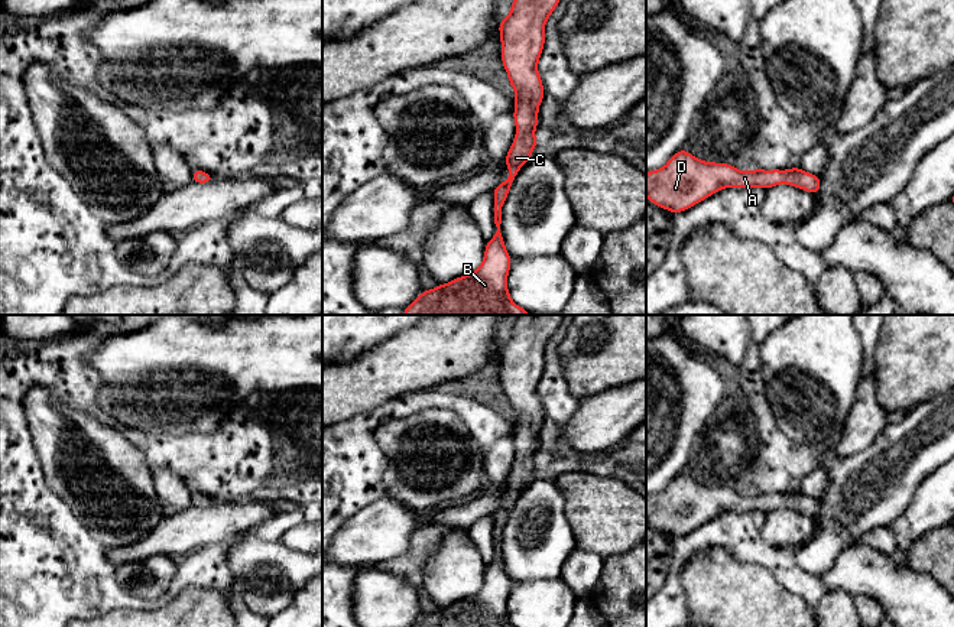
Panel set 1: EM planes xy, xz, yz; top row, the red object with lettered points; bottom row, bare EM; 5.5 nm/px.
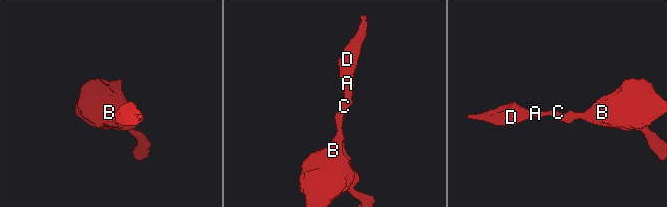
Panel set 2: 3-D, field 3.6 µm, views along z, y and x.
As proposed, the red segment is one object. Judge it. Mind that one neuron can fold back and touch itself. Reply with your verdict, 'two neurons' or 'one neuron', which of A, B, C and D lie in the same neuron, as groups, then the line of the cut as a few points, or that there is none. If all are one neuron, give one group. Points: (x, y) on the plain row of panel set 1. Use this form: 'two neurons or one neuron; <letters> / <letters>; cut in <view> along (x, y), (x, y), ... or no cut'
one neuron; A B C D; no cut

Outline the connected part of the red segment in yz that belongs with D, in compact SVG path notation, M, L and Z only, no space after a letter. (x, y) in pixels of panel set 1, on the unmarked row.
M685 472L663 491L646 496L646 522L669 536L682 536L724 511L772 511L781 507L812 519L821 513L818 498L798 490L788 494L753 493L743 496L730 487L704 485Z

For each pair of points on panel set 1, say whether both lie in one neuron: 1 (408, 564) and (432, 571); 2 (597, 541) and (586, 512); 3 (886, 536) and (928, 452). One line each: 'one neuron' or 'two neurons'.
1: two neurons
2: one neuron
3: two neurons

